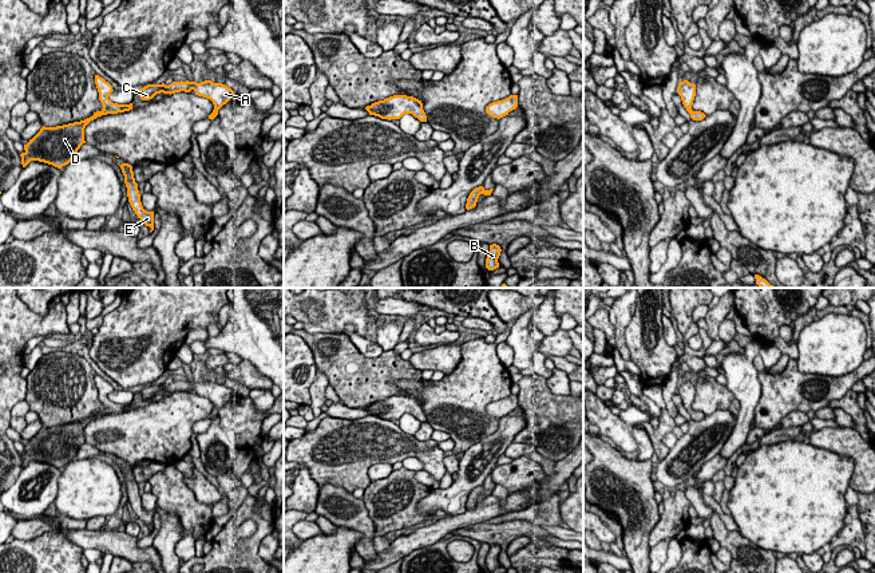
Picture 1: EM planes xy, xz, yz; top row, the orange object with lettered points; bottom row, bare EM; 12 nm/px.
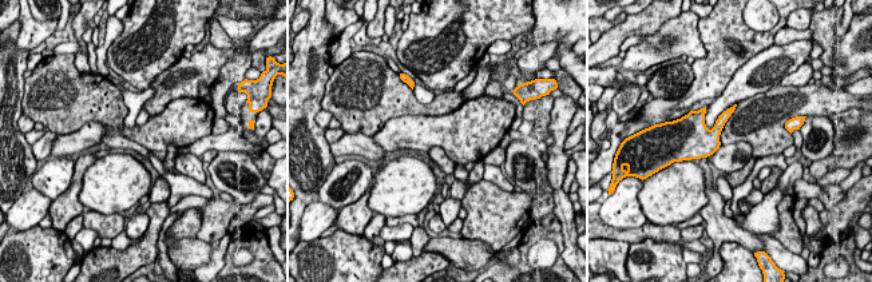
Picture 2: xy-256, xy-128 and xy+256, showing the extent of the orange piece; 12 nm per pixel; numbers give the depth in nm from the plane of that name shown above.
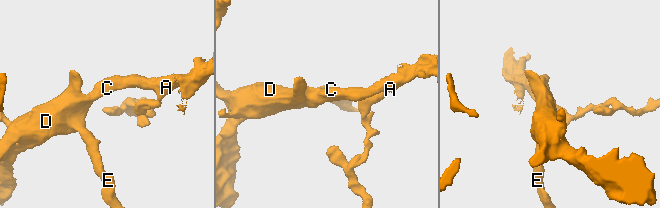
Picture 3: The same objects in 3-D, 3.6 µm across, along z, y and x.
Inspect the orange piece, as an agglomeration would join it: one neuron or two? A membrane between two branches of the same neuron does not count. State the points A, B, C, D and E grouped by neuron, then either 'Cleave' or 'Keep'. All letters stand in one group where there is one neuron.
Groups: A B C D E. Keep

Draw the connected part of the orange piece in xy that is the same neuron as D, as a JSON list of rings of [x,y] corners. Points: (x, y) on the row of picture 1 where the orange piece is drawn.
[[[95,75],[95,84],[103,110],[94,112],[92,116],[80,122],[56,127],[43,126],[40,131],[24,145],[25,151],[20,154],[23,167],[31,161],[39,161],[62,169],[75,159],[78,150],[86,143],[84,129],[91,120],[102,115],[132,110],[132,103],[118,104],[108,99],[108,95],[114,91],[112,86],[99,75]]]

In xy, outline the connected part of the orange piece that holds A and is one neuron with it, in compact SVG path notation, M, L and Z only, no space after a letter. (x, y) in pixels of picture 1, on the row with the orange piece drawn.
M205 80L201 83L197 82L173 82L171 84L166 86L162 84L147 84L140 88L136 94L140 96L142 100L150 100L157 94L175 94L175 92L190 92L191 90L195 91L195 95L207 98L213 102L214 110L209 115L209 119L214 119L218 115L218 110L226 104L235 94L234 91L222 84L222 83L213 83L211 80Z

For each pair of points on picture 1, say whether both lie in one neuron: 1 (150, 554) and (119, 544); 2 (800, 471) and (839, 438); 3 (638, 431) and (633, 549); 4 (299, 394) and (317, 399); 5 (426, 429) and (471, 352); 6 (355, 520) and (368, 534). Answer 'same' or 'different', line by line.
1: same
2: different
3: different
4: different
5: different
6: same

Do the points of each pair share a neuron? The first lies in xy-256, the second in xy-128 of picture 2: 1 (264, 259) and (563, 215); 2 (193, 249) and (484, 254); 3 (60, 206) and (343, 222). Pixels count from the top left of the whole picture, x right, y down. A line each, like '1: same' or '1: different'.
1: different
2: same
3: same

